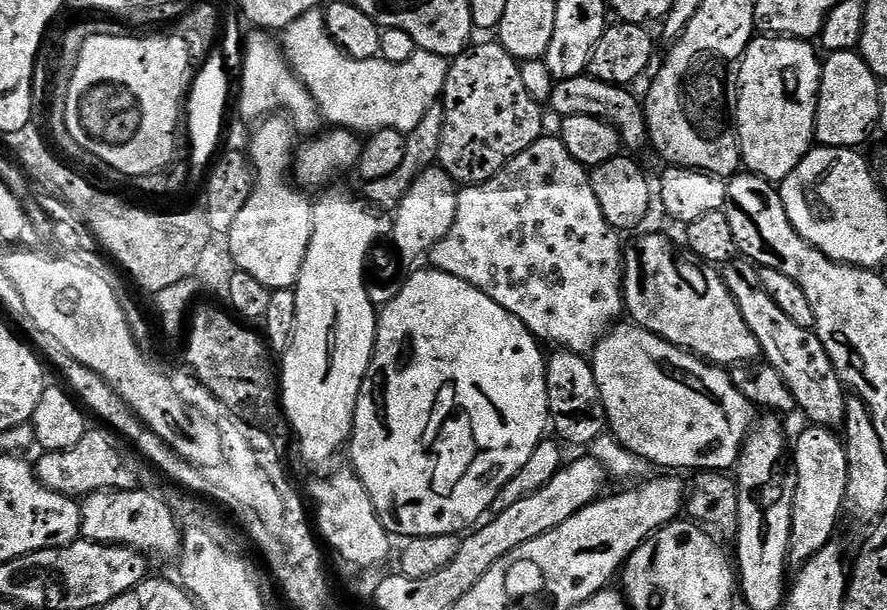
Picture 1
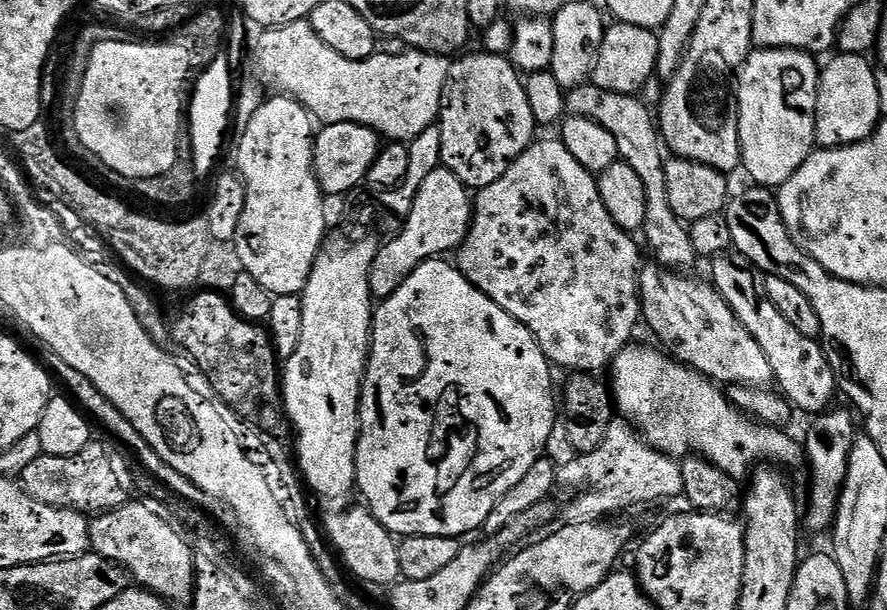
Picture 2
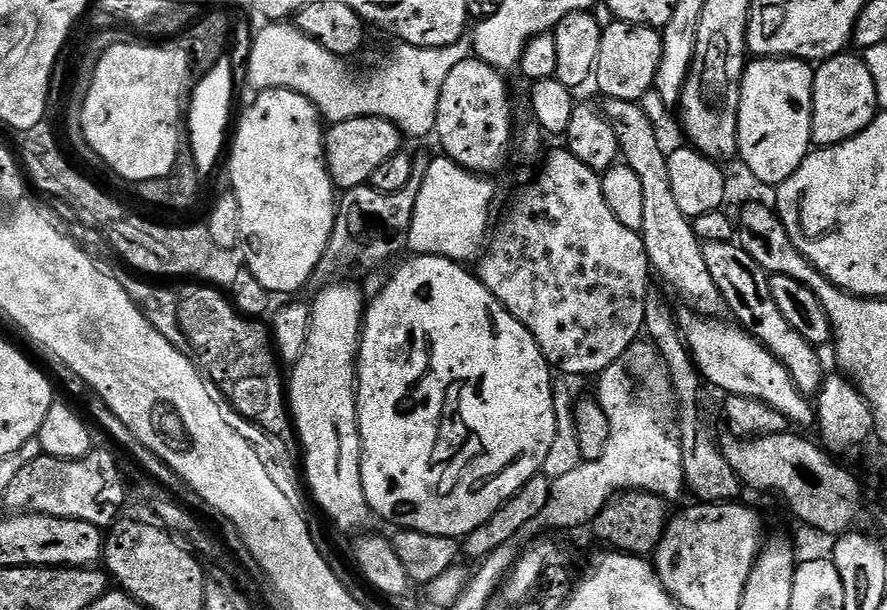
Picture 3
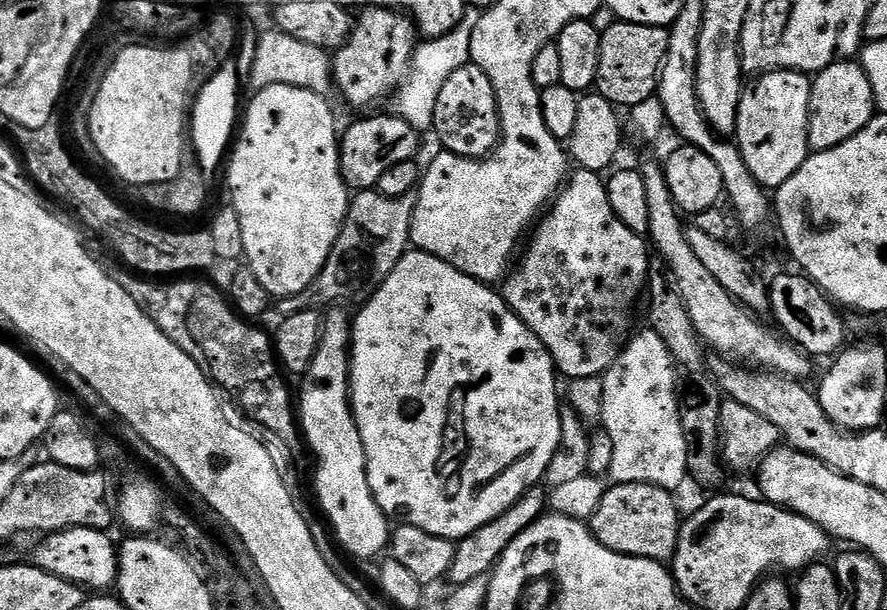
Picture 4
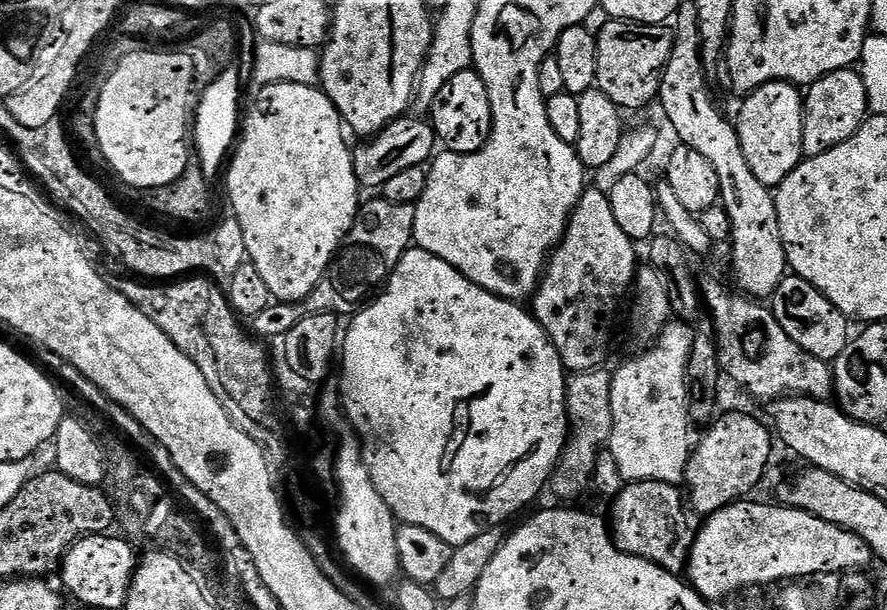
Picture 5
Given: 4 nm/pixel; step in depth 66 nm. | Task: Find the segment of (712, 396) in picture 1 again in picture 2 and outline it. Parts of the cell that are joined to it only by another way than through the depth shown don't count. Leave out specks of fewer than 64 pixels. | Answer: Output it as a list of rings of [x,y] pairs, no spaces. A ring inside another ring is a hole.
[[[633,342],[618,352],[610,365],[615,411],[650,447],[673,458],[695,454],[738,481],[765,462],[772,466],[805,463],[804,445],[799,439],[787,436],[783,428],[772,428],[745,416],[732,407],[725,389],[716,381],[656,348]]]

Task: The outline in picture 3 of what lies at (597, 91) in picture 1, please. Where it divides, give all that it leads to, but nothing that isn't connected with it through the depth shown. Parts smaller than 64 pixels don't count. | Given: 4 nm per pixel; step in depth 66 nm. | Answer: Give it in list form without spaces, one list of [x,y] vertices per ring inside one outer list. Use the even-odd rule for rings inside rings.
[[[605,99],[602,104],[604,117],[614,126],[614,134],[618,134],[618,146],[623,163],[627,164],[638,178],[642,178],[642,194],[646,198],[646,210],[642,217],[642,230],[640,237],[646,246],[648,263],[651,271],[656,272],[685,300],[689,309],[695,310],[702,316],[709,318],[719,317],[719,312],[725,311],[724,299],[714,286],[714,278],[710,278],[710,270],[706,270],[706,258],[704,257],[704,244],[694,234],[692,220],[682,214],[678,207],[678,202],[674,199],[674,189],[670,186],[670,166],[668,165],[668,152],[660,145],[660,136],[656,133],[656,128],[652,125],[652,120],[648,117],[648,112],[635,100],[609,100]]]

